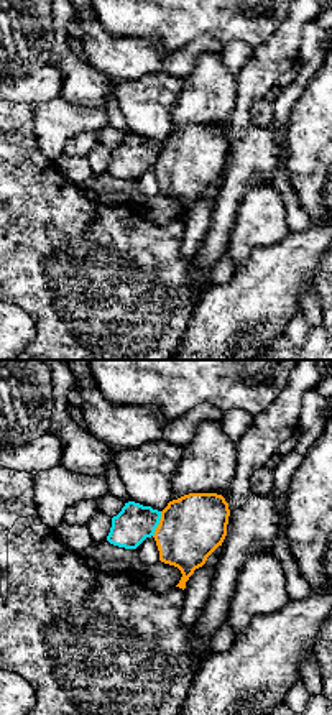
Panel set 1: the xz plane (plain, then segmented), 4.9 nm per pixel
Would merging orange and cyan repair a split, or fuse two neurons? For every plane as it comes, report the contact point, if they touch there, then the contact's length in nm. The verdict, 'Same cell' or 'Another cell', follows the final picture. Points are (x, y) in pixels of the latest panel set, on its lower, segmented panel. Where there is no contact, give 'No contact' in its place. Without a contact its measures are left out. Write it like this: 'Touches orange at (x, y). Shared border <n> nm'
Touches orange at (158, 525). Shared border 130 nm

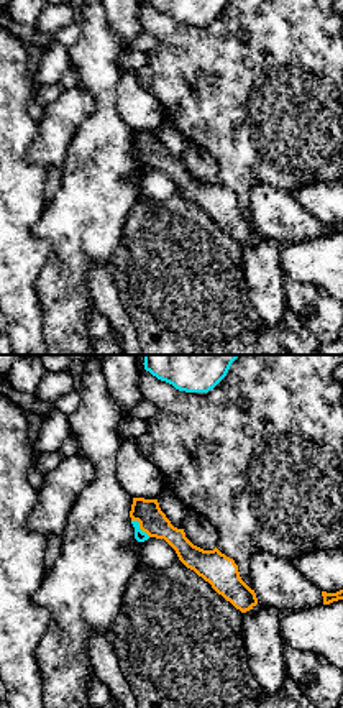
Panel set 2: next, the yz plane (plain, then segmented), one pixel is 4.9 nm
Touches orange at (140, 528). Shared border 130 nm

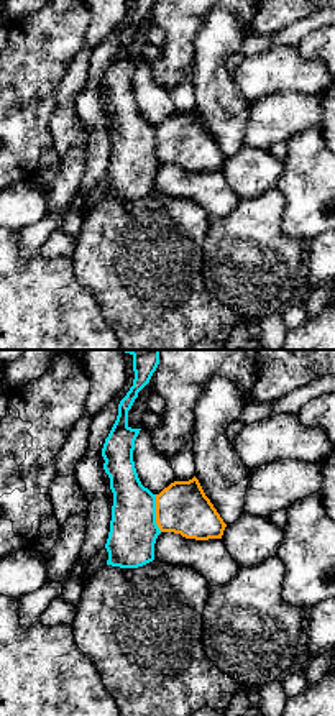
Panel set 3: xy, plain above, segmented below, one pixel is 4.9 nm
Touches orange at (156, 513). Shared border 190 nm

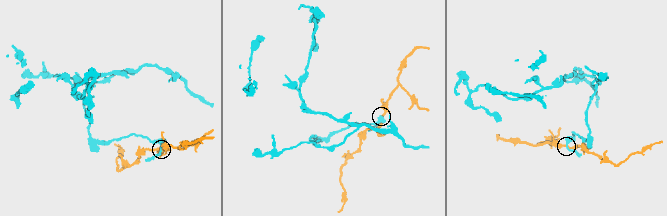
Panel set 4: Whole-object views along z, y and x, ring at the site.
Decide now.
Another cell

